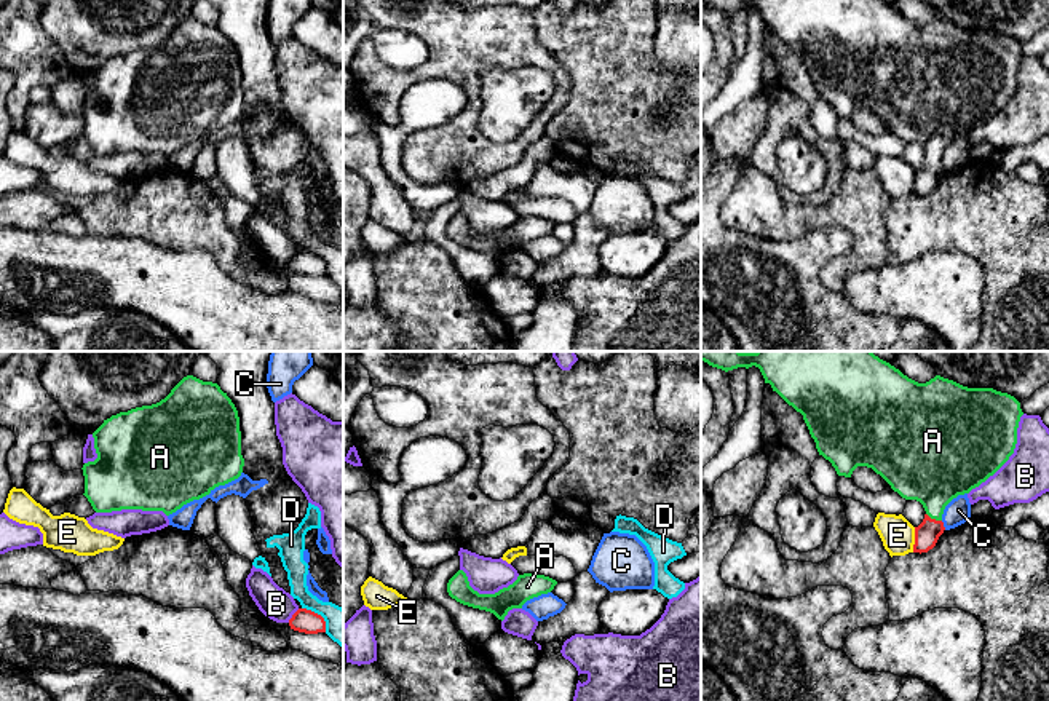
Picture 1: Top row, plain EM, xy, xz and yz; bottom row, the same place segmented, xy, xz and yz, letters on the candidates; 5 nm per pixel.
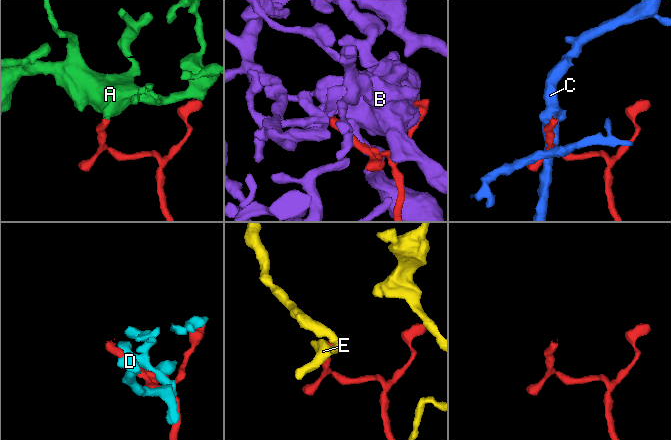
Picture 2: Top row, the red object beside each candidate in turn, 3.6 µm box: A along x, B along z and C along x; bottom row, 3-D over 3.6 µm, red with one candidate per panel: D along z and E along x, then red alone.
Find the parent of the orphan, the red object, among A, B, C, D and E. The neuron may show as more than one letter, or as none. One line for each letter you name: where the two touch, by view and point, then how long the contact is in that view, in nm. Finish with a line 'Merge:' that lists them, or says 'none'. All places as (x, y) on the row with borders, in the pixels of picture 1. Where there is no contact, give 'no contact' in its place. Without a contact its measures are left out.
A: meets red in yz at (934, 519); contact 90 nm long
Merge: A

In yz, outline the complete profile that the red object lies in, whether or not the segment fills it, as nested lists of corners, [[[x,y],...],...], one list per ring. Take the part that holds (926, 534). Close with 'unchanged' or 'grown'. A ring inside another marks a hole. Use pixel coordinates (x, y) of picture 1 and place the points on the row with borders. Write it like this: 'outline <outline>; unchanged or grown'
outline [[[701,351],[701,361],[725,372],[758,367],[765,383],[803,415],[819,455],[832,463],[838,476],[851,477],[857,466],[867,466],[902,498],[920,501],[926,511],[923,522],[915,527],[913,552],[920,554],[932,549],[944,533],[945,506],[985,482],[1014,453],[1023,415],[1020,402],[1007,393],[968,388],[940,375],[918,383],[872,351]]]; grown

